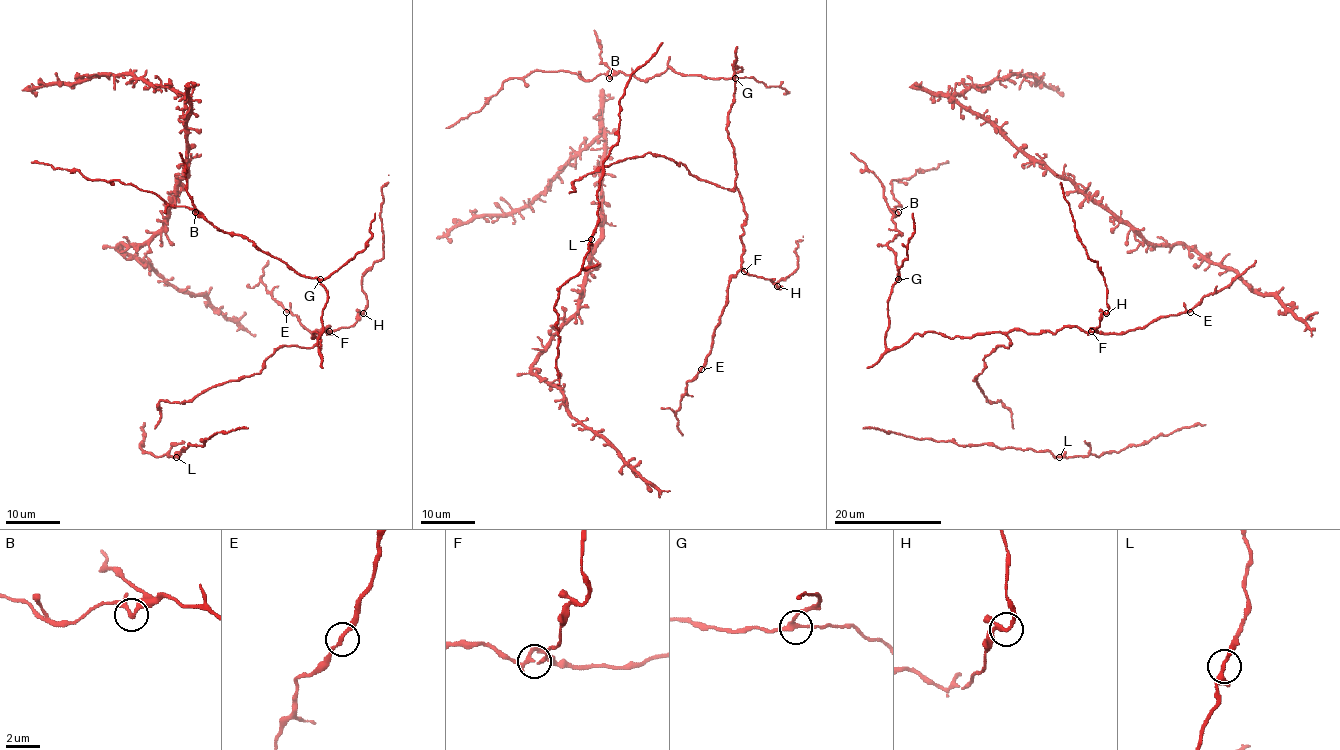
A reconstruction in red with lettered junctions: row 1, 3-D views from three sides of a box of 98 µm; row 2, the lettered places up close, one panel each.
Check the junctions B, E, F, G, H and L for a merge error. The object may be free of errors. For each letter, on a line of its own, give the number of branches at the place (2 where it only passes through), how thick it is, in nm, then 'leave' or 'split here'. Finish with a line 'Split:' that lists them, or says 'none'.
B: 3 | 180 nm | leave
E: 3 | 180 nm | leave
F: 3 | 190 nm | leave
G: 3 | 200 nm | leave
H: 3 | 190 nm | leave
L: 3 | 200 nm | leave
Split: none

